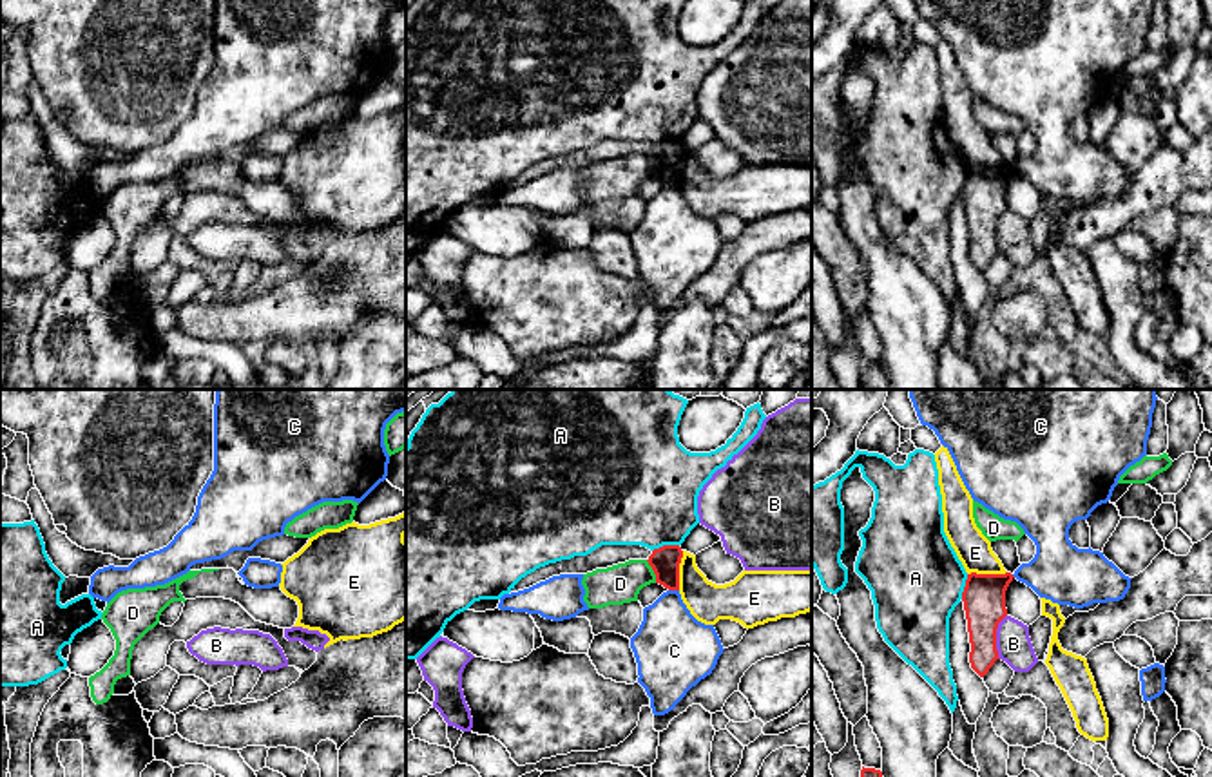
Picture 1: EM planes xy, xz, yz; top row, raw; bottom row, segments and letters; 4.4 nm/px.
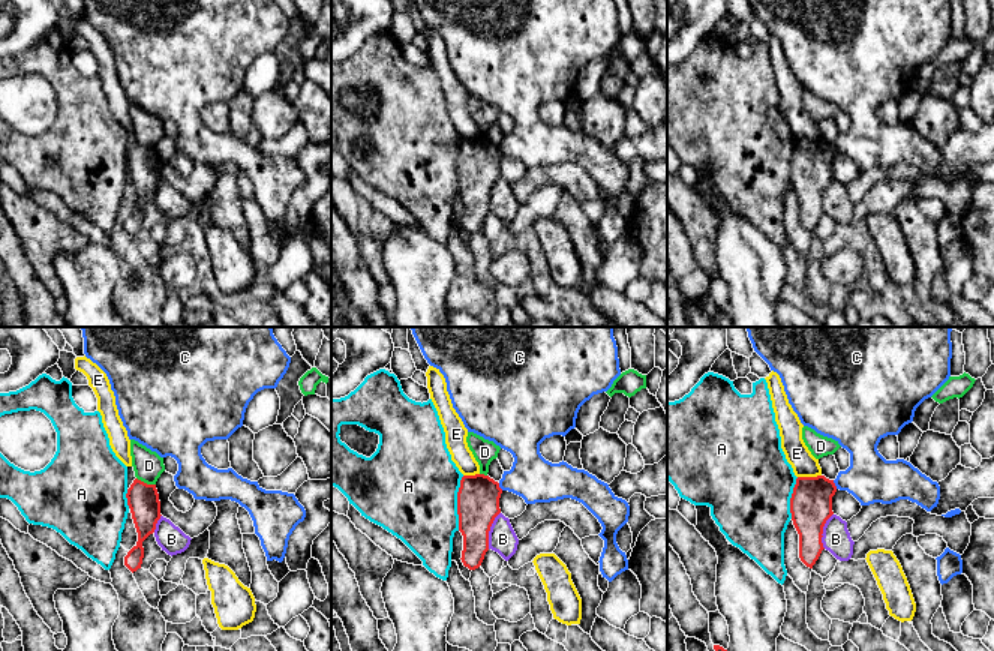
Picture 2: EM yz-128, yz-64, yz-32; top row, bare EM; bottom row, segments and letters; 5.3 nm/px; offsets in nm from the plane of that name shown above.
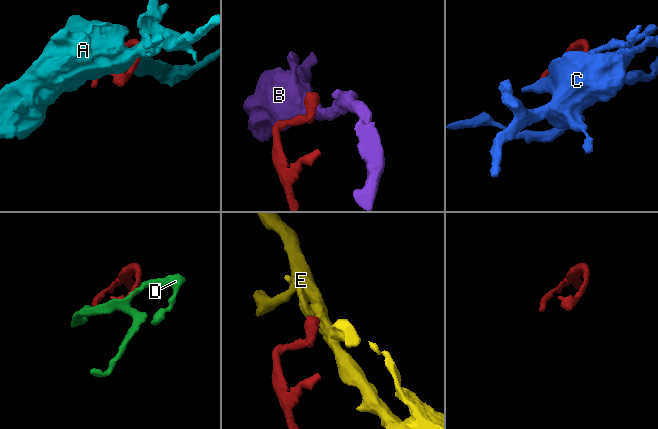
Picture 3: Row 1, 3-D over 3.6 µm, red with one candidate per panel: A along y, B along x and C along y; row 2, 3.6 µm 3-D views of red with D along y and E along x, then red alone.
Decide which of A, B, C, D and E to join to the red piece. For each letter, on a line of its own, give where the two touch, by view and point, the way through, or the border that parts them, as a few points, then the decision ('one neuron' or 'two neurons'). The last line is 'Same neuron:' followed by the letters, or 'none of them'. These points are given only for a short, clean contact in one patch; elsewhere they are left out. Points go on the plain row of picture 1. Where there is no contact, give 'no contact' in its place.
A: xz (665, 140) | two neurons
B: yz (995, 230) | two neurons
C: xz (674, 183) | along xz (669, 183), (678, 185) | two neurons
D: xz (653, 163) | along xz (645, 154), (656, 176) | two neurons
E: xz (678, 165) | along xz (683, 145), (678, 183) | two neurons
Same neuron: none of them

